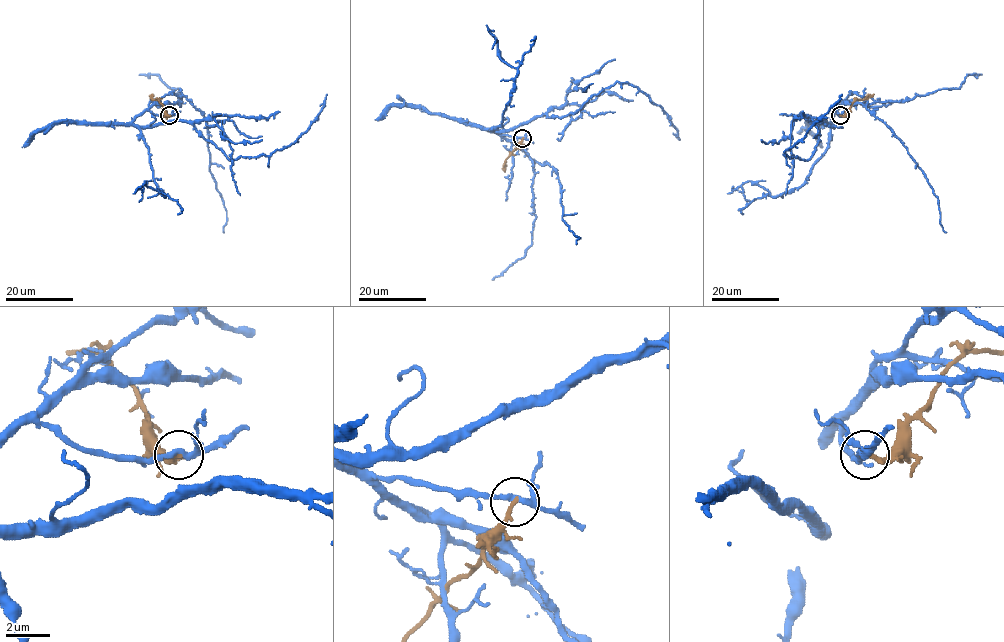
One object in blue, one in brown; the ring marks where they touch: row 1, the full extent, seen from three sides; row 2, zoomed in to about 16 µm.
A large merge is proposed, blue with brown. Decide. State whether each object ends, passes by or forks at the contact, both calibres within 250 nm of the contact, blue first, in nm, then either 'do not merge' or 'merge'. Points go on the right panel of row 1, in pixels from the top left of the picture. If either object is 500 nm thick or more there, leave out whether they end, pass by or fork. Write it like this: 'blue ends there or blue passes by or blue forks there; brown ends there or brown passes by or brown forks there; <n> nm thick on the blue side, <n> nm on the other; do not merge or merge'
blue forks there; brown ends there; 220 nm thick on the blue side, 220 nm on the other; do not merge

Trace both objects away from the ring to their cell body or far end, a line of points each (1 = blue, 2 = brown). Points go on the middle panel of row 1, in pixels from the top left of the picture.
1: (522, 138), (485, 130), (509, 131), (544, 114), (574, 114), (616, 82), (636, 86), (662, 109), (680, 140)
2: (522, 138), (504, 162), (504, 172)

